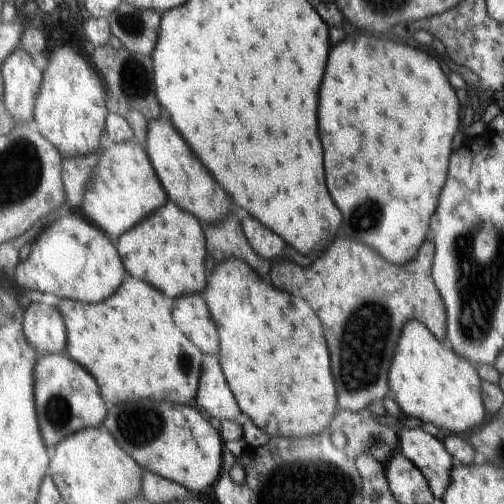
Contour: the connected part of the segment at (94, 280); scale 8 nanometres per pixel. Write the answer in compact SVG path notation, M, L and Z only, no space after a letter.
M70 213L44 228L33 241L28 258L16 265L12 280L28 292L37 290L61 299L99 303L121 288L125 272L120 252L116 252L112 242L92 224L86 224L84 218Z

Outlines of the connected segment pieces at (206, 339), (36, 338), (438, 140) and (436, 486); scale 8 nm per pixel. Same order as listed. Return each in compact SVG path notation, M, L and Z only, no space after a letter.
M202 294L174 299L174 324L203 355L219 356L219 334Z
M31 302L23 317L26 338L37 351L38 357L66 354L68 331L57 307Z
M370 34L346 36L330 48L318 94L318 126L324 146L328 192L344 216L342 232L346 238L376 248L382 258L396 265L404 266L416 258L422 244L431 237L430 218L436 212L438 194L449 177L446 172L452 154L450 142L458 130L458 122L456 92L436 58L428 52Z
M420 428L404 429L399 437L399 451L420 470L439 503L450 486L454 465L441 437L431 436Z

